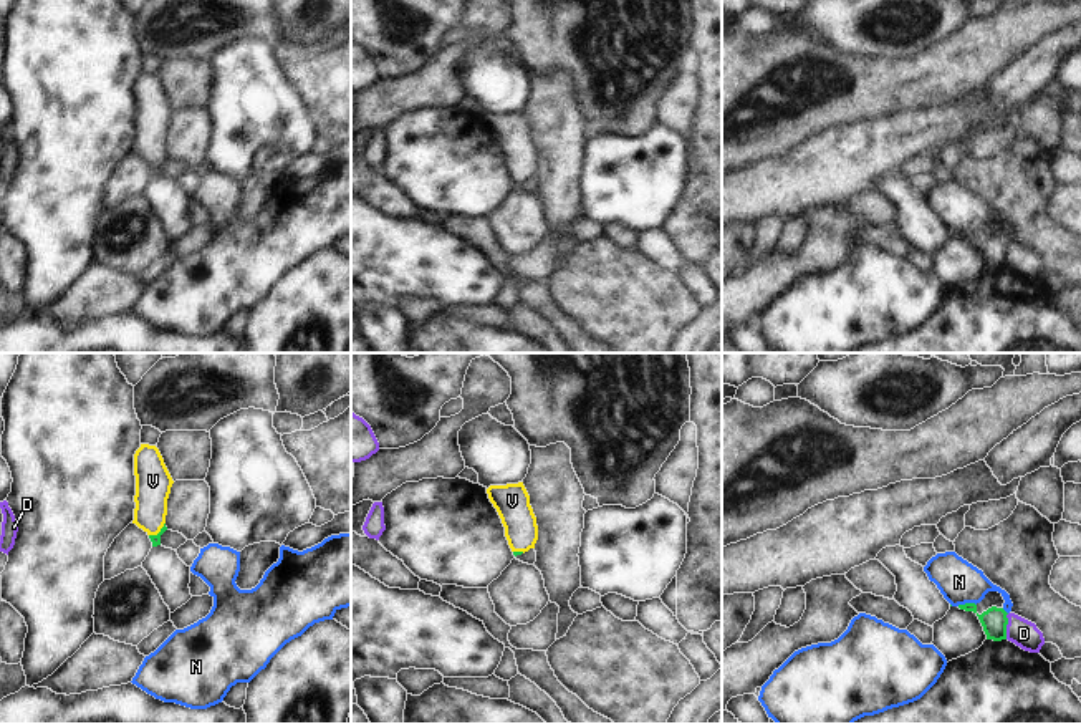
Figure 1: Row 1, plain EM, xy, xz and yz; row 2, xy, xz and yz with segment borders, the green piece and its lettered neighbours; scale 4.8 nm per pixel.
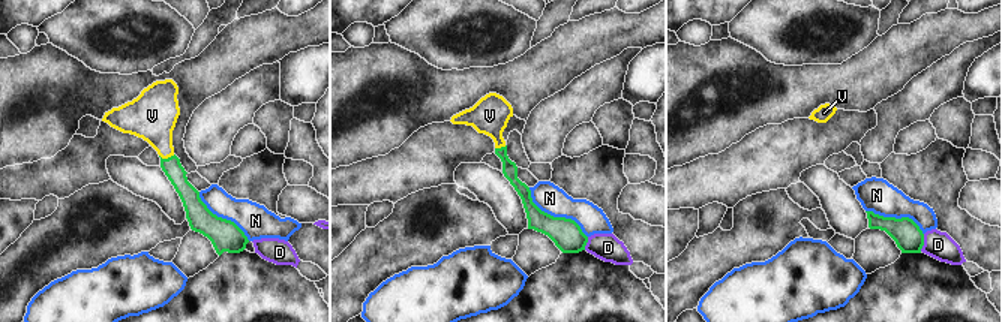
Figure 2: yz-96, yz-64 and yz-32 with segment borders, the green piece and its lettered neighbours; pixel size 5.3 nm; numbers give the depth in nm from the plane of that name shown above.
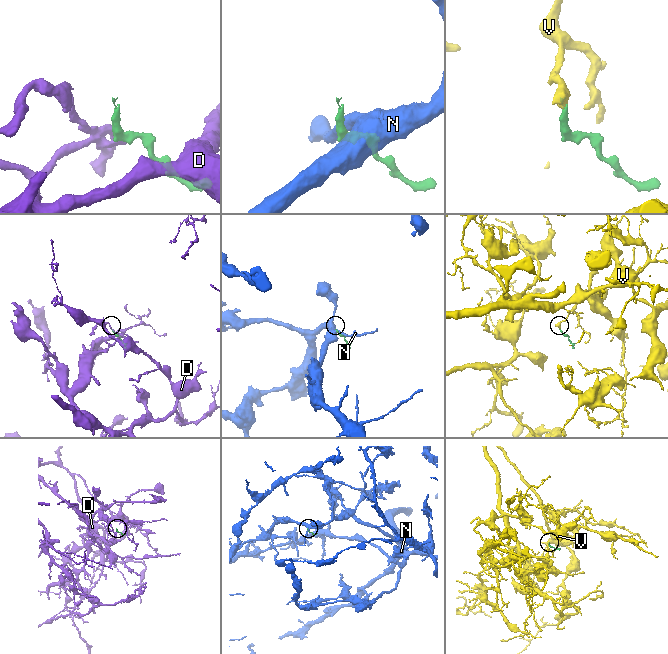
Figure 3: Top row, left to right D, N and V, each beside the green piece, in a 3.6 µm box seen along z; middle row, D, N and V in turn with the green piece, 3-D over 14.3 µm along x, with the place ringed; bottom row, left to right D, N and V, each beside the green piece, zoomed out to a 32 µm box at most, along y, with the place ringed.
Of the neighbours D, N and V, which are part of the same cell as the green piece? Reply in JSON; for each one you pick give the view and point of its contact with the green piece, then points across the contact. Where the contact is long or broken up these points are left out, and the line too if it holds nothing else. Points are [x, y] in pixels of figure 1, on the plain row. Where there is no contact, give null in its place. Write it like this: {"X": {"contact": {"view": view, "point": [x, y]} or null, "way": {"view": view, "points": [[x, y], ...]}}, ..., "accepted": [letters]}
{"V": {"contact": {"view": "xy", "point": [159, 161]}, "way": {"view": "xy", "points": [[156, 168], [159, 161], [153, 149], [153, 111]]}}, "accepted": ["V"]}

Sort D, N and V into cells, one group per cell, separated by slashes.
D / N / V

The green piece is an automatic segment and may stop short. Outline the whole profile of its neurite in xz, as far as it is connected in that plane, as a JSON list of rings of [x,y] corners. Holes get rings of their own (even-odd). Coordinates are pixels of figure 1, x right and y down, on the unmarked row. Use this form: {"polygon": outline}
{"polygon": [[[523,111],[490,114],[487,123],[502,147],[513,184],[516,186],[535,177],[538,154]]]}

